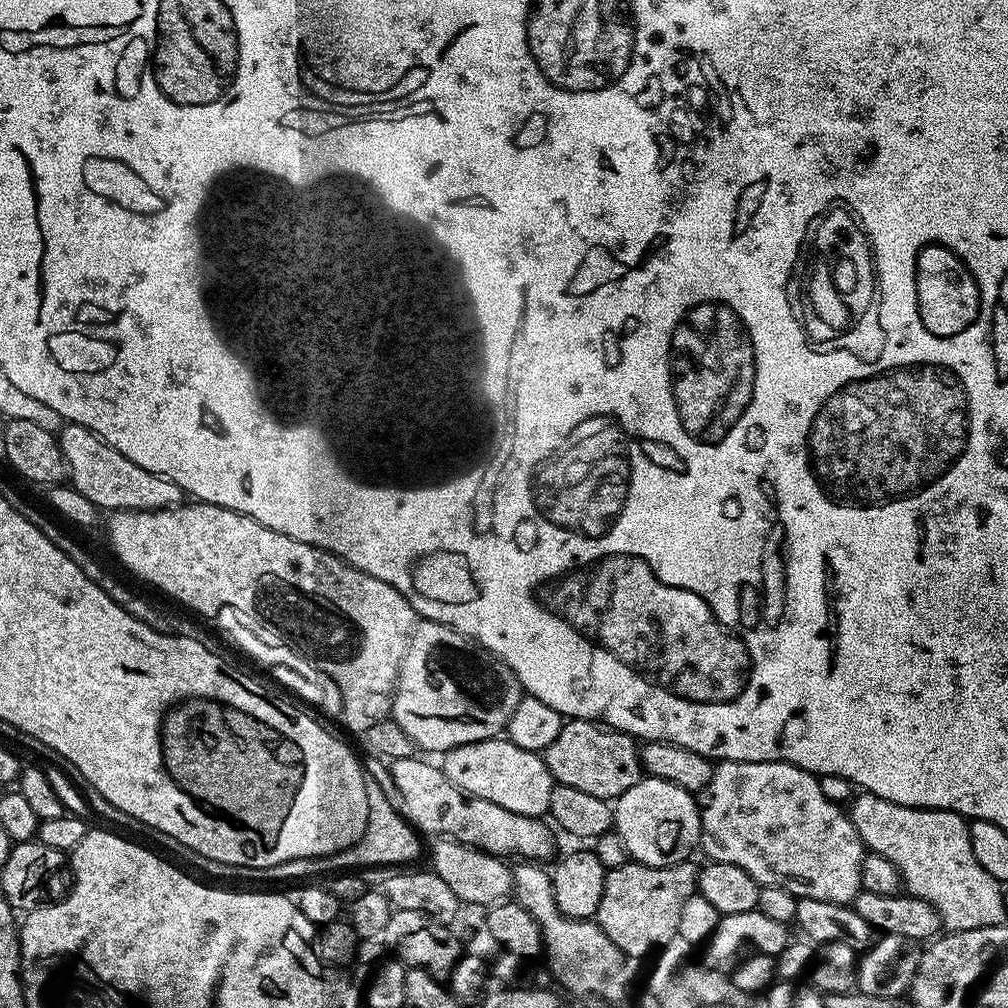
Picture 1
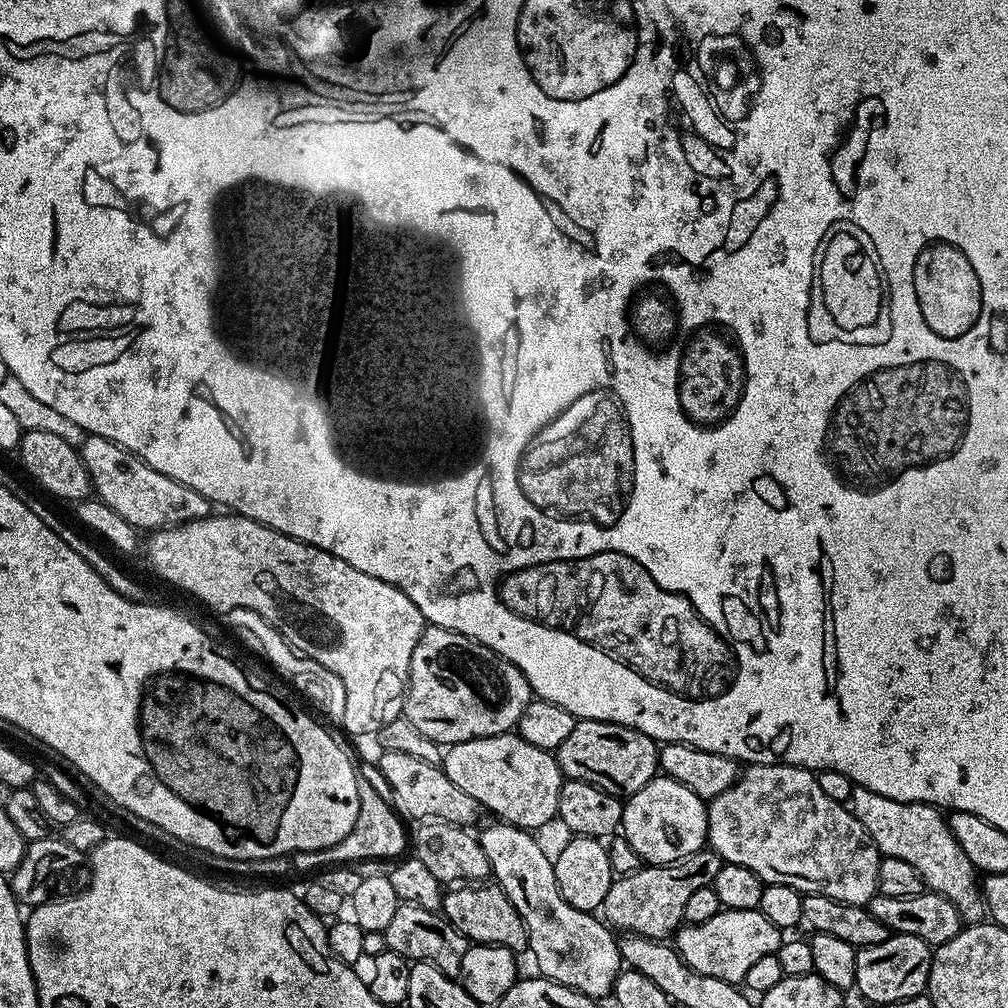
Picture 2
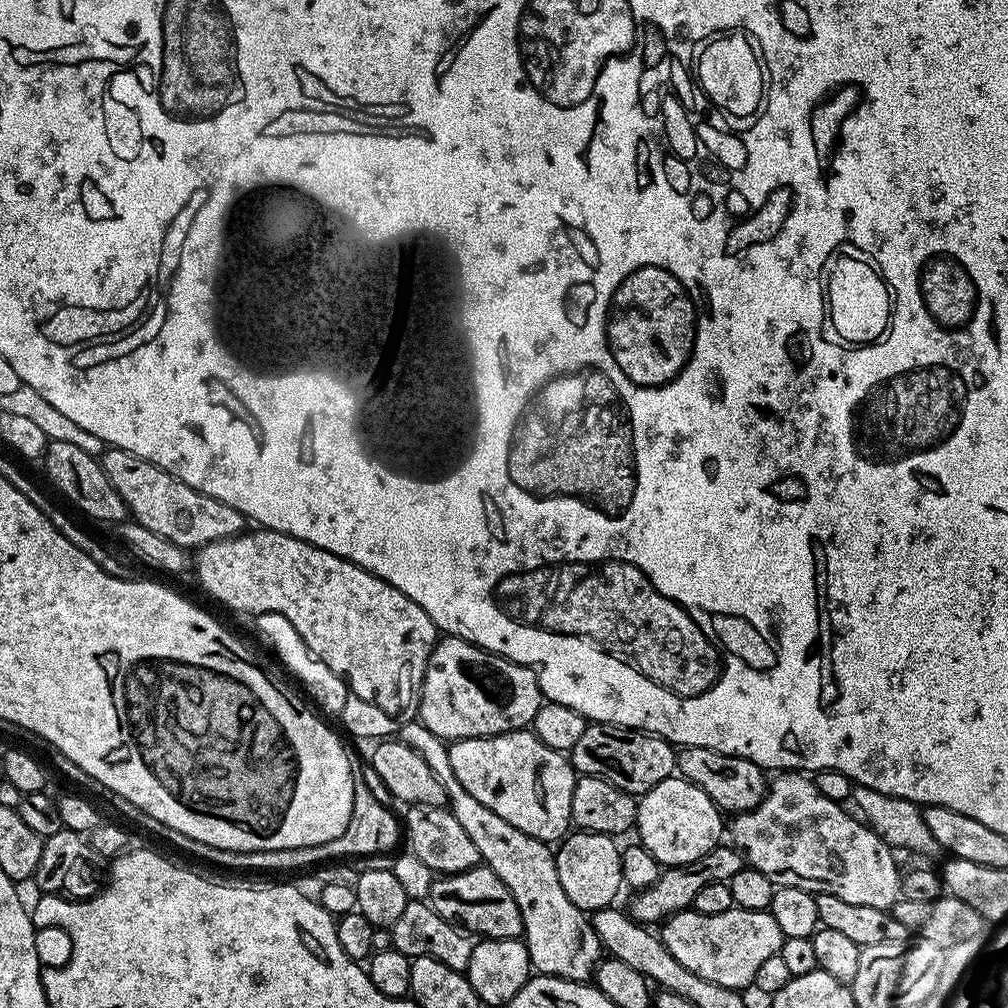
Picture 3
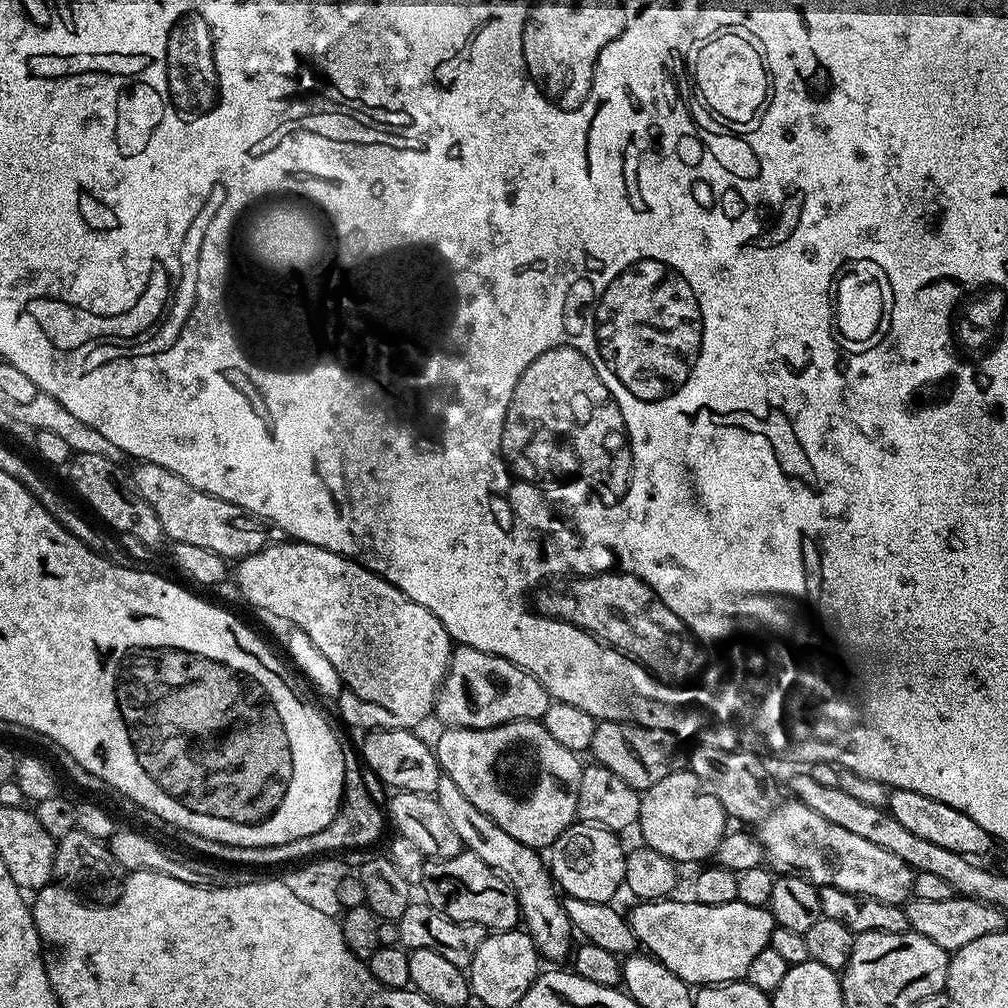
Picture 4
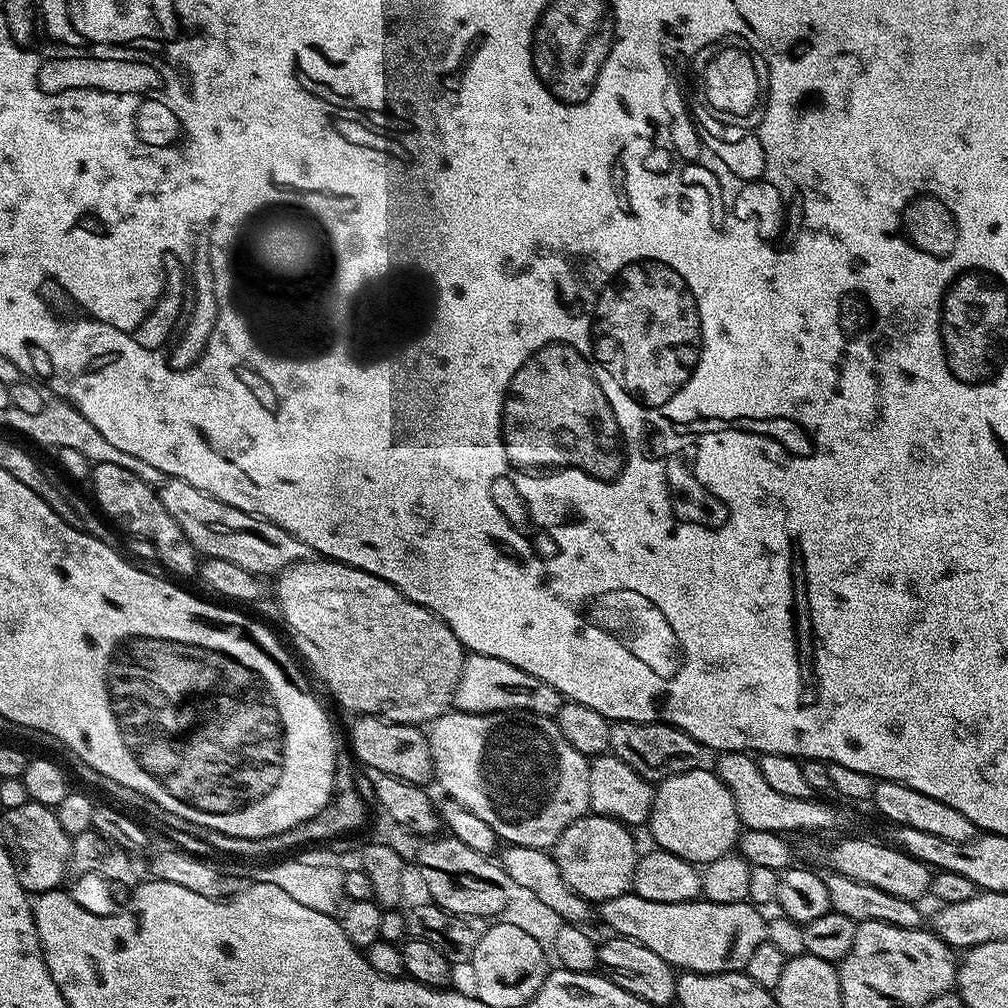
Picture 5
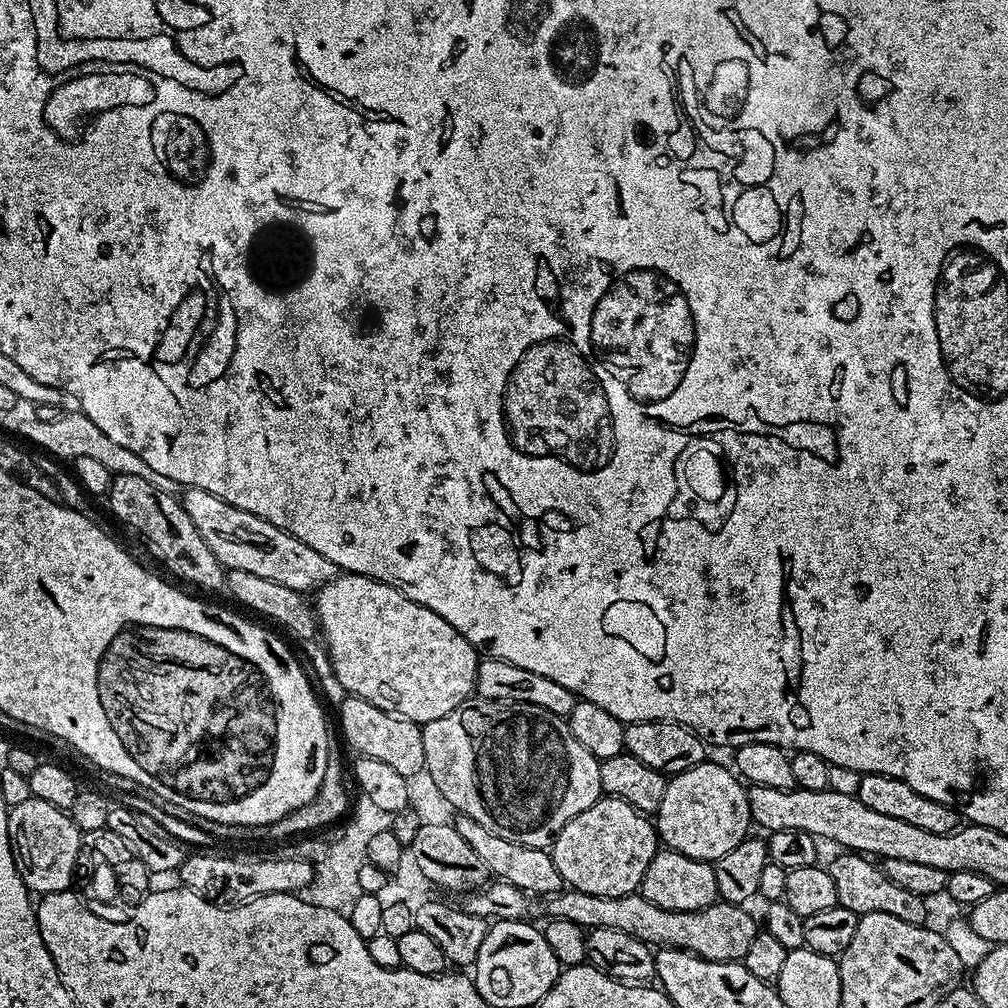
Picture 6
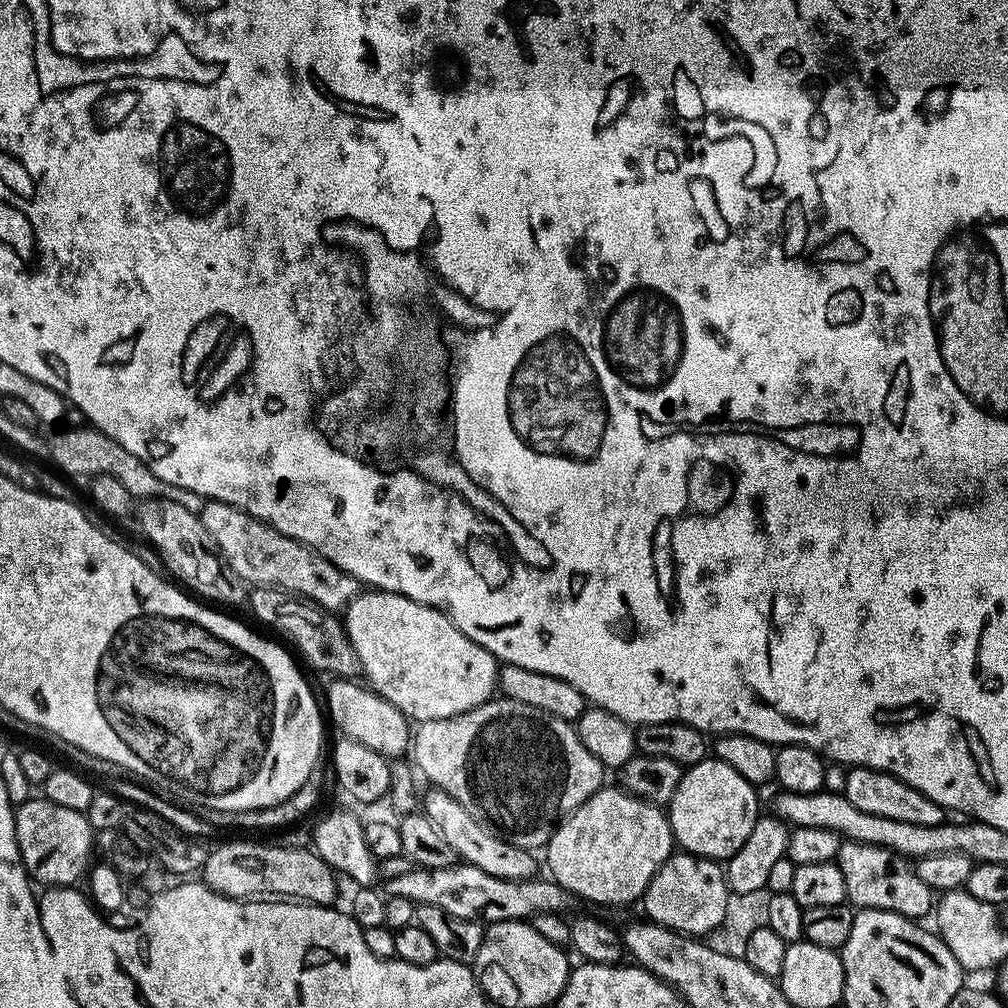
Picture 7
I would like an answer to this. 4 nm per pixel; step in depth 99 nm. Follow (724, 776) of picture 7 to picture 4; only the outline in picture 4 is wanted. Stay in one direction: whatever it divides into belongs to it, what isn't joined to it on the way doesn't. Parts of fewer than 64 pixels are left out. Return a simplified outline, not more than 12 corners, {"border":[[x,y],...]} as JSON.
{"border":[[691,770],[643,793],[643,843],[715,857],[730,820]]}

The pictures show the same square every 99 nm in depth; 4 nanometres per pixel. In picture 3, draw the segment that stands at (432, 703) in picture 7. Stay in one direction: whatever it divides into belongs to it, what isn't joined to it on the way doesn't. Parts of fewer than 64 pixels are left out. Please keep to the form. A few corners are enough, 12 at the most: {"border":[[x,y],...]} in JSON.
{"border":[[281,532],[203,544],[201,586],[286,617],[347,684],[349,734],[417,715],[422,606]]}

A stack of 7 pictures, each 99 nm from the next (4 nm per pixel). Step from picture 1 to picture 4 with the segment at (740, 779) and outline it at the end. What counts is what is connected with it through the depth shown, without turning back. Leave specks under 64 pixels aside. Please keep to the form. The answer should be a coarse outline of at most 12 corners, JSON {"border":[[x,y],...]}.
{"border":[[799,798],[758,825],[773,873],[903,905],[914,869]]}

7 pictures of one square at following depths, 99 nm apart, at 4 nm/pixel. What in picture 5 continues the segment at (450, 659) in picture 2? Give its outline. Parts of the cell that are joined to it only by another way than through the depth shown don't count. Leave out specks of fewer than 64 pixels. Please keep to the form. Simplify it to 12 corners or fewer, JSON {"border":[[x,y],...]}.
{"border":[[465,655],[455,707],[470,714],[537,712],[565,697],[502,658]]}

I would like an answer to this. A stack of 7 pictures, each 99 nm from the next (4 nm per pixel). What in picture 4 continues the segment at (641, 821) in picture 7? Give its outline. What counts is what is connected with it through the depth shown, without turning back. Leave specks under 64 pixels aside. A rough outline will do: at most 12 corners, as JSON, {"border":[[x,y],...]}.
{"border":[[572,823],[552,843],[564,896],[615,901],[626,848],[608,828]]}

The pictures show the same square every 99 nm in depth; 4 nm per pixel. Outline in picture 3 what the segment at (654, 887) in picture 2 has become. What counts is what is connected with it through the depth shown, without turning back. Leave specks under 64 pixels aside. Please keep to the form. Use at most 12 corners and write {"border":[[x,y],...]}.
{"border":[[721,842],[702,858],[668,866],[626,905],[637,924],[656,926],[691,909],[694,894],[746,867]]}

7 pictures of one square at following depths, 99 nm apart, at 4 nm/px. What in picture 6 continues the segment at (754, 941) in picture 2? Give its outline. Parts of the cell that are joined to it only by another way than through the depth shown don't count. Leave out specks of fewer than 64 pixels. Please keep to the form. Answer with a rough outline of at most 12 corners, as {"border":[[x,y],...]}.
{"border":[[561,890],[548,916],[613,928],[704,960],[743,961],[758,921],[741,905],[667,912],[638,894]]}

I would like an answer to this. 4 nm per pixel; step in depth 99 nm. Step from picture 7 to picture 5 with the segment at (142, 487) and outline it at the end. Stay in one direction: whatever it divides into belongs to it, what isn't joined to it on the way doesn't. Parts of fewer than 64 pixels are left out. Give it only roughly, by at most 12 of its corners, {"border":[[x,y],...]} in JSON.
{"border":[[67,400],[37,413],[9,407],[2,419],[16,432],[59,450],[114,462],[159,486],[162,470],[118,450]]}

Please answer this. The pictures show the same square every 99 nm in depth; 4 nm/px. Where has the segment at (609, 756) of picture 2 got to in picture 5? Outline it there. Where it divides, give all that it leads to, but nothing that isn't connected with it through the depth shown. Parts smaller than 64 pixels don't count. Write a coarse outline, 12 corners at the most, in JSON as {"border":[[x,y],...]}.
{"border":[[617,720],[611,755],[653,782],[705,763],[672,724]]}

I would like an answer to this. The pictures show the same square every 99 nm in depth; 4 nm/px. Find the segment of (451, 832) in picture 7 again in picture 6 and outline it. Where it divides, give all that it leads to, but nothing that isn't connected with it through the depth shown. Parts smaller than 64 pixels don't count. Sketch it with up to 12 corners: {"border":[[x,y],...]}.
{"border":[[454,827],[497,881],[547,898],[565,887],[551,851]]}

